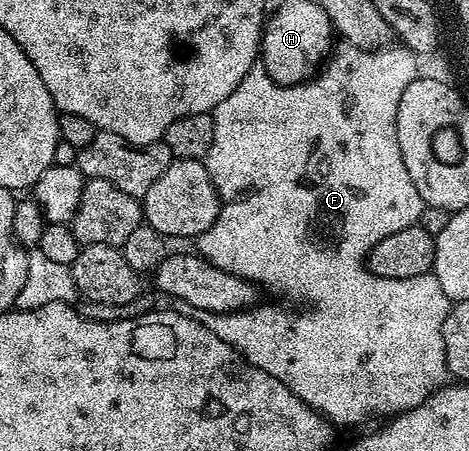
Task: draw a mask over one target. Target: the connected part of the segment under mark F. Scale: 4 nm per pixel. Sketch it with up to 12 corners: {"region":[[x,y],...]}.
{"region":[[402,44],[216,106],[201,258],[276,294],[204,314],[337,427],[450,378]]}

